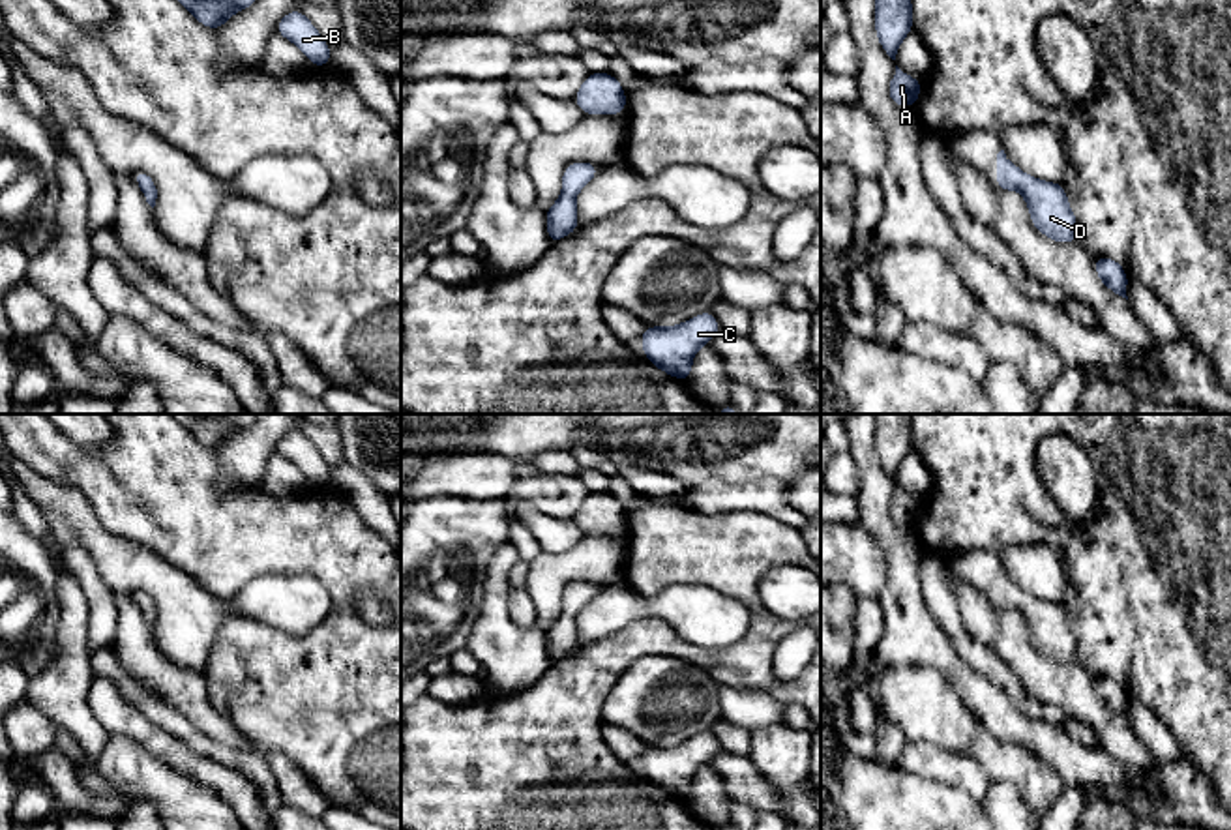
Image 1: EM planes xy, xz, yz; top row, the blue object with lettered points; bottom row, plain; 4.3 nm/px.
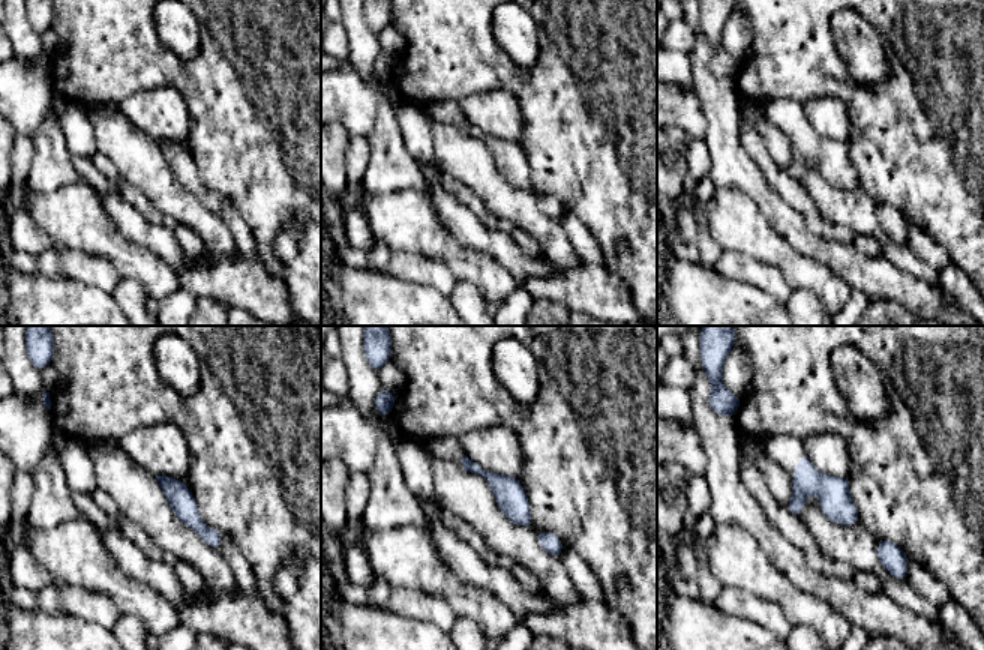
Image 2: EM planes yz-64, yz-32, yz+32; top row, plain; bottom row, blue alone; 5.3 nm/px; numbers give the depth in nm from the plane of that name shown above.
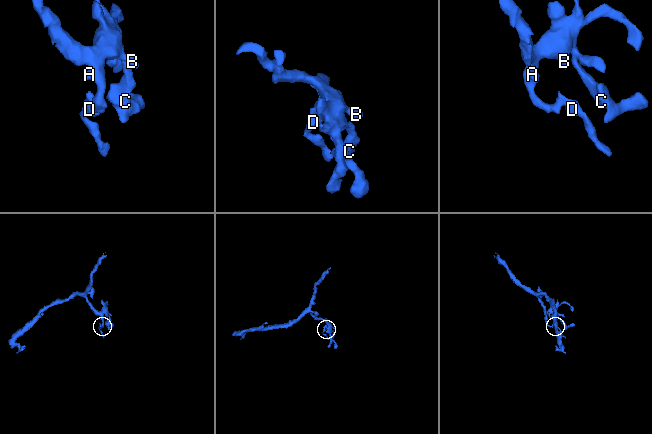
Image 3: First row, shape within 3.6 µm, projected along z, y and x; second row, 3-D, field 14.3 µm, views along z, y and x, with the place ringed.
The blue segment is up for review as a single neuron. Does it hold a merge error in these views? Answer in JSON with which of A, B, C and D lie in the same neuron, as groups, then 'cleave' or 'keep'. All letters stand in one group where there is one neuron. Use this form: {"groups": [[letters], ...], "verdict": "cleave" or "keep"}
{"groups": [["A", "B", "C", "D"]], "verdict": "keep"}

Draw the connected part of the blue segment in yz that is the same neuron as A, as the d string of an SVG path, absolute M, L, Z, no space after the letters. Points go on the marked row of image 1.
M896 66L896 75L888 82L888 96L897 107L914 107L922 90L922 82L911 75L905 75Z

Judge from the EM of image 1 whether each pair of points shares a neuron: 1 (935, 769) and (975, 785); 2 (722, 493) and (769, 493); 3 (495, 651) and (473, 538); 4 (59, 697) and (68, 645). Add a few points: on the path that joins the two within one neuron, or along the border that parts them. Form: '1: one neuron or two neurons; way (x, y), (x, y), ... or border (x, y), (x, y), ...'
1: one neuron; way (945, 769), (960, 770), (965, 776)
2: one neuron; way (733, 493), (757, 493)
3: two neurons; border (499, 546), (486, 563), (482, 596), (469, 628)
4: one neuron; way (64, 684), (68, 658)

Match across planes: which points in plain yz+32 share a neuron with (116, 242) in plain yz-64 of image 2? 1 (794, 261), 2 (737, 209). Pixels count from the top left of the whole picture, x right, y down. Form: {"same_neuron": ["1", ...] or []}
{"same_neuron": ["1", "2"]}

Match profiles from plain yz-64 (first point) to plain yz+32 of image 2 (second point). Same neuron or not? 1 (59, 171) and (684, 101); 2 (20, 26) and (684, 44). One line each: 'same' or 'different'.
1: different
2: different

